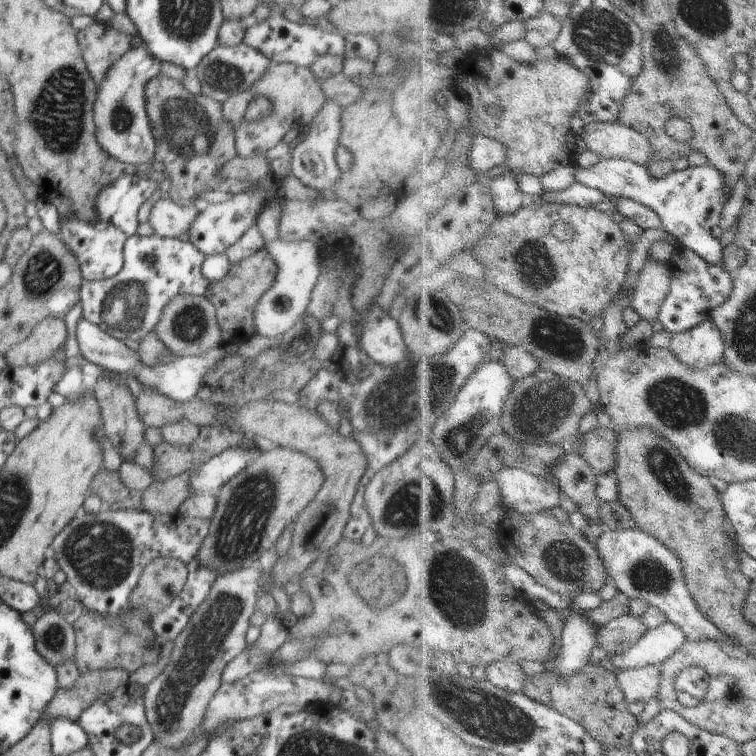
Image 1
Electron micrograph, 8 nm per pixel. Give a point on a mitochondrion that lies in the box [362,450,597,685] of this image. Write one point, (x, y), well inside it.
(464, 610)

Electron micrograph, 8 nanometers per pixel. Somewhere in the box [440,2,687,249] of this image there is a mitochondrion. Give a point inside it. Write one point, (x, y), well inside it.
(604, 37)

